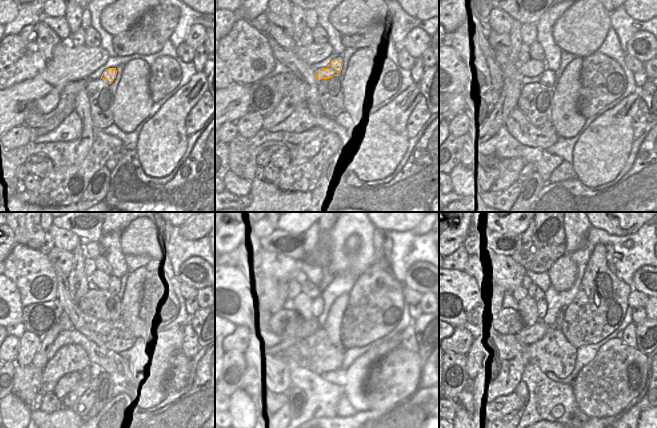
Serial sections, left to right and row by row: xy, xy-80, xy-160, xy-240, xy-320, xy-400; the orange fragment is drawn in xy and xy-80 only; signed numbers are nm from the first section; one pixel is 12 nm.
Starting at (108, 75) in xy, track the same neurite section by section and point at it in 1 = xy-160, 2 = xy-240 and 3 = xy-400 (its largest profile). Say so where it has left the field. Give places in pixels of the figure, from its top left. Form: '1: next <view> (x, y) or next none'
1: next xy-160 (547, 77)
2: next xy-240 (98, 299)
3: next xy-400 (541, 304)

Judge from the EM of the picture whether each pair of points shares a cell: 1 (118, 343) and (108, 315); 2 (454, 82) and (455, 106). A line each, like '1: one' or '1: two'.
1: one
2: two

